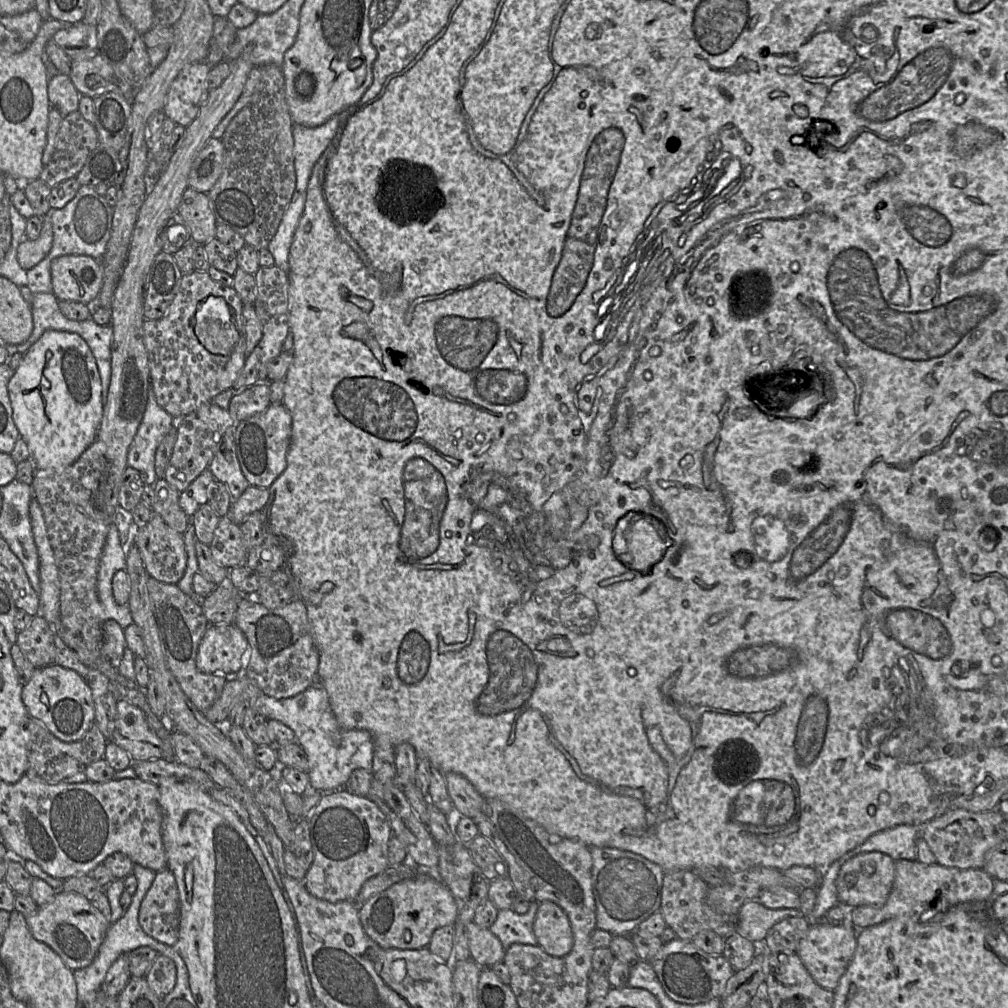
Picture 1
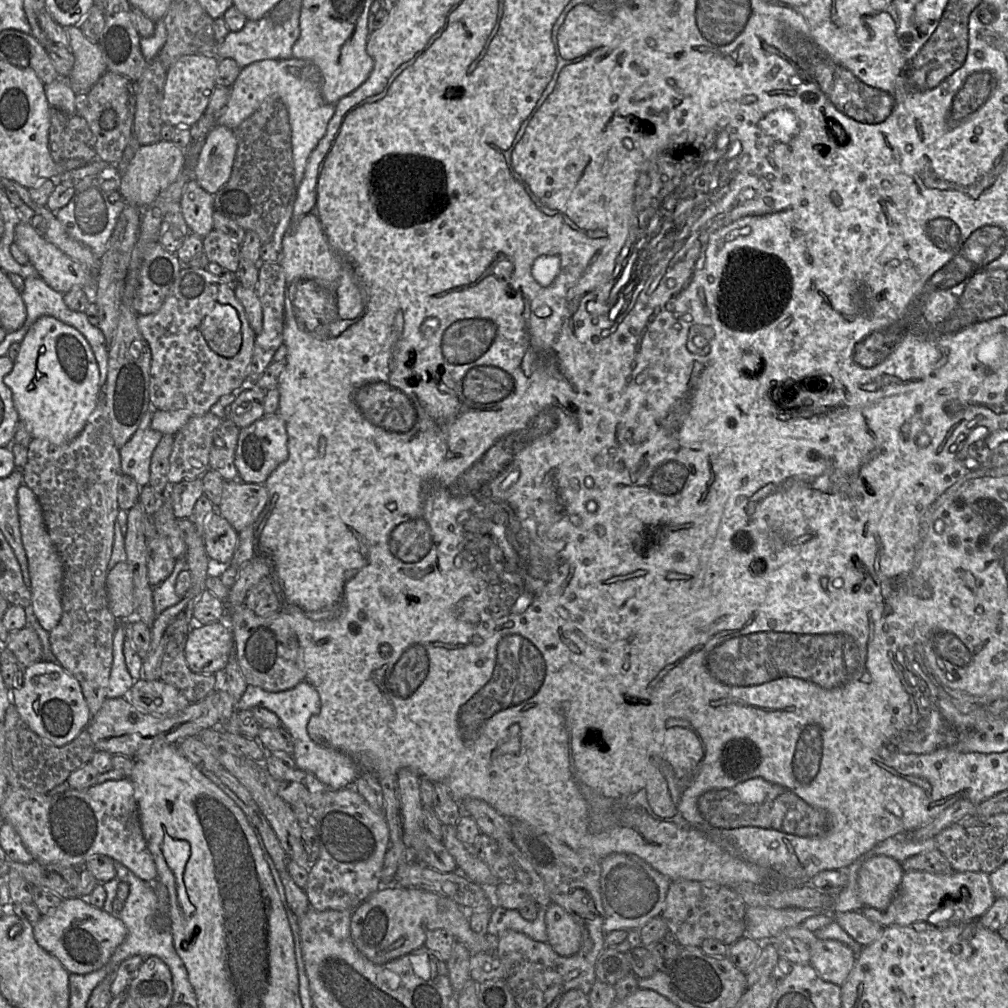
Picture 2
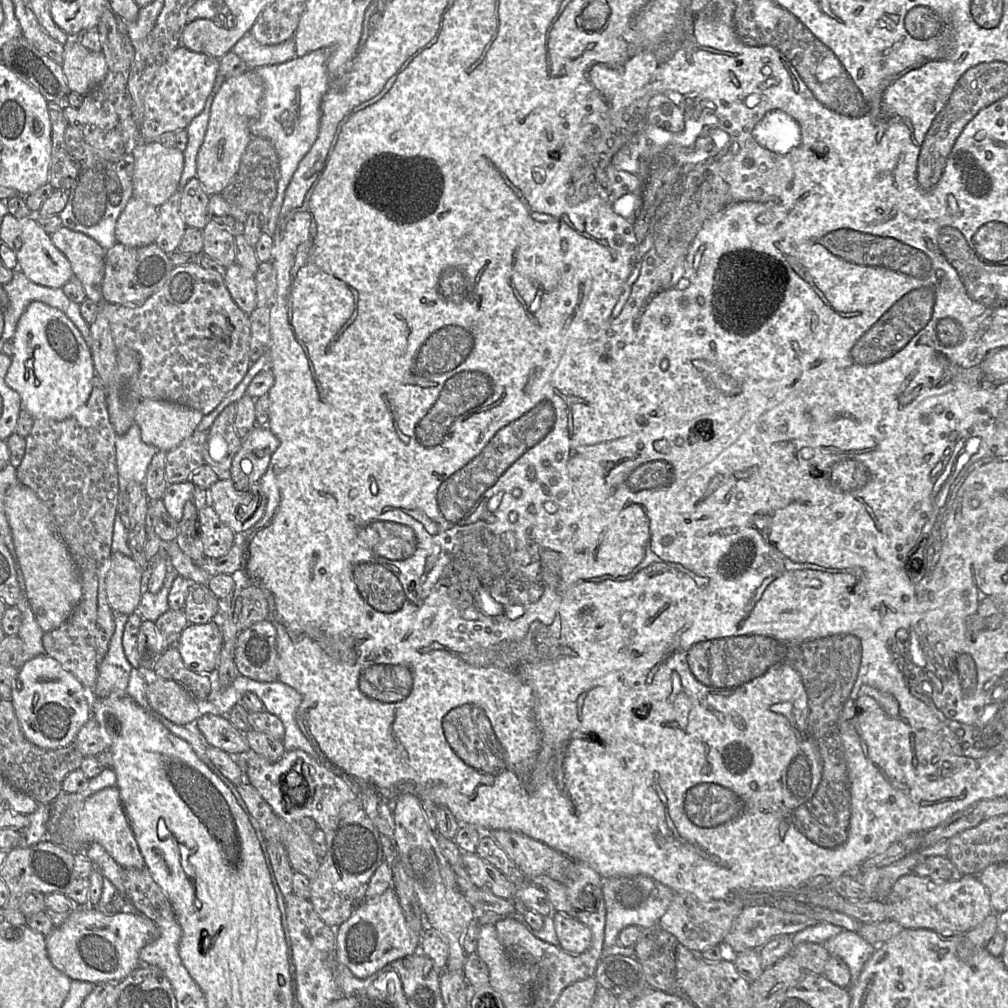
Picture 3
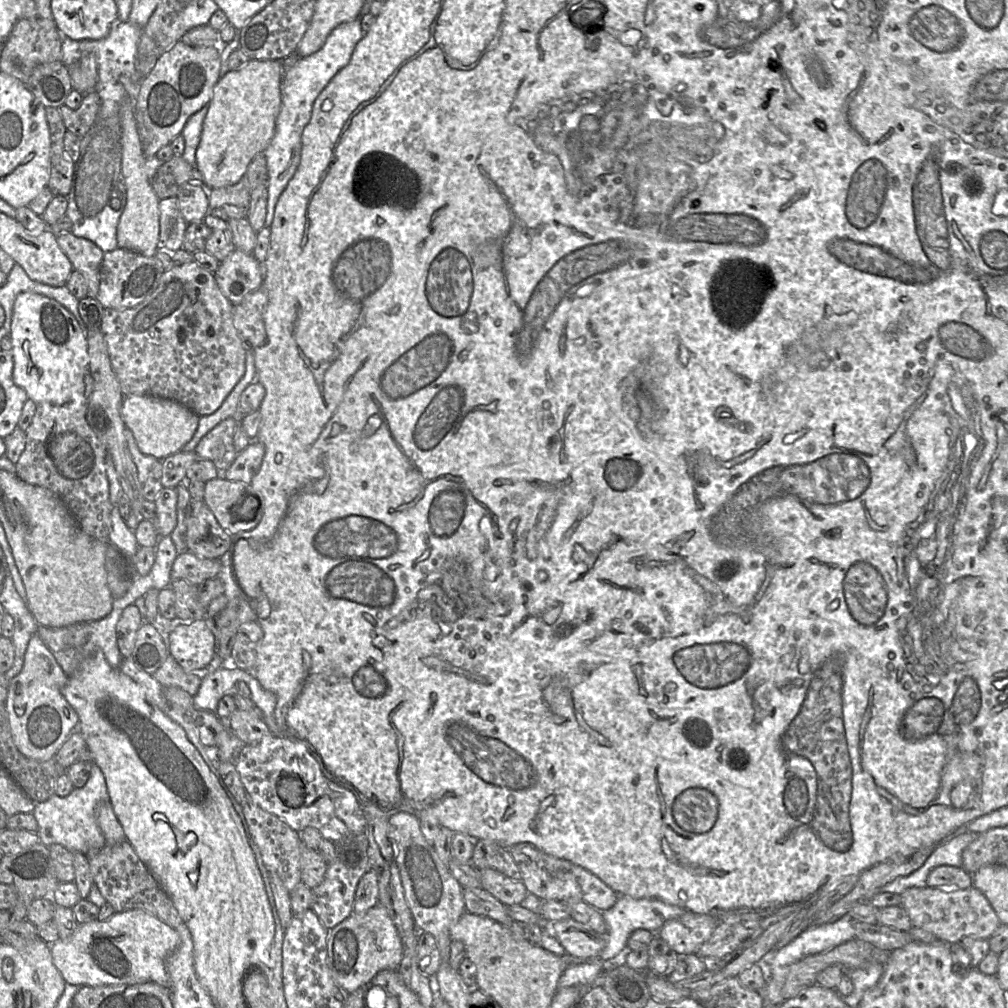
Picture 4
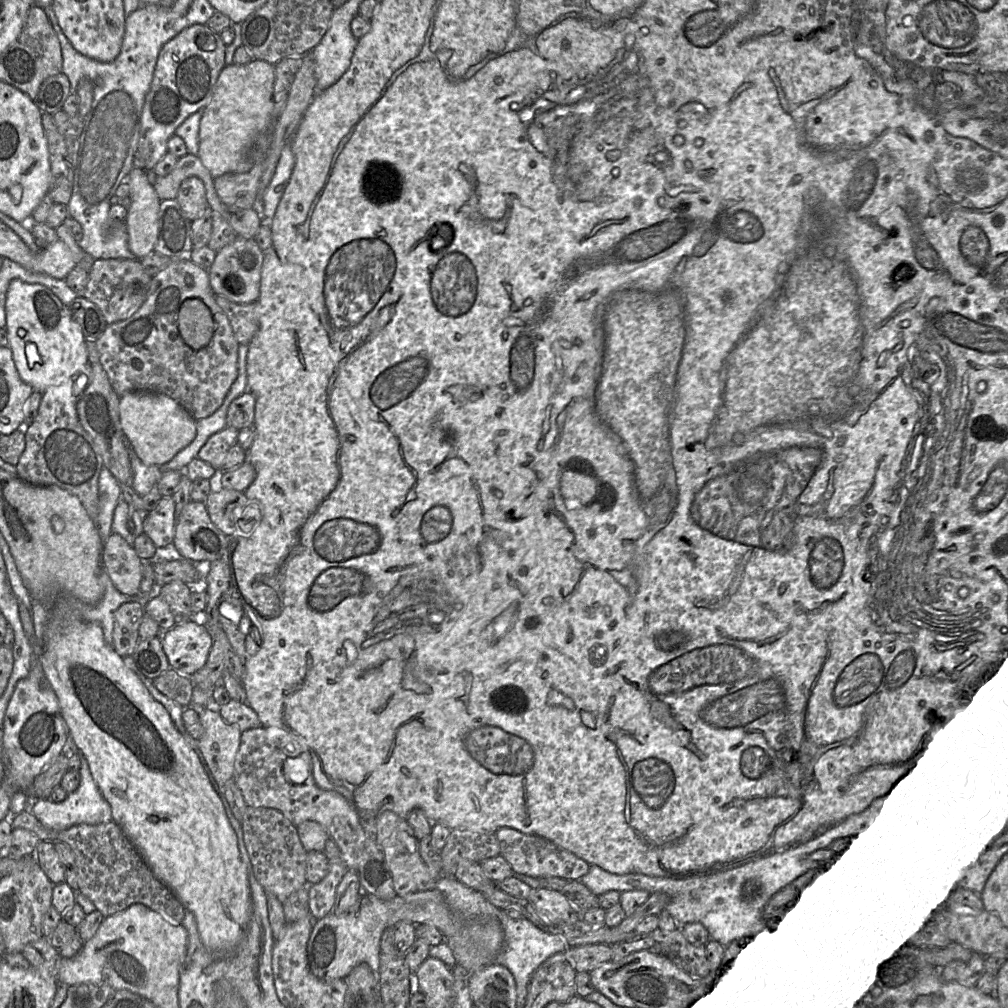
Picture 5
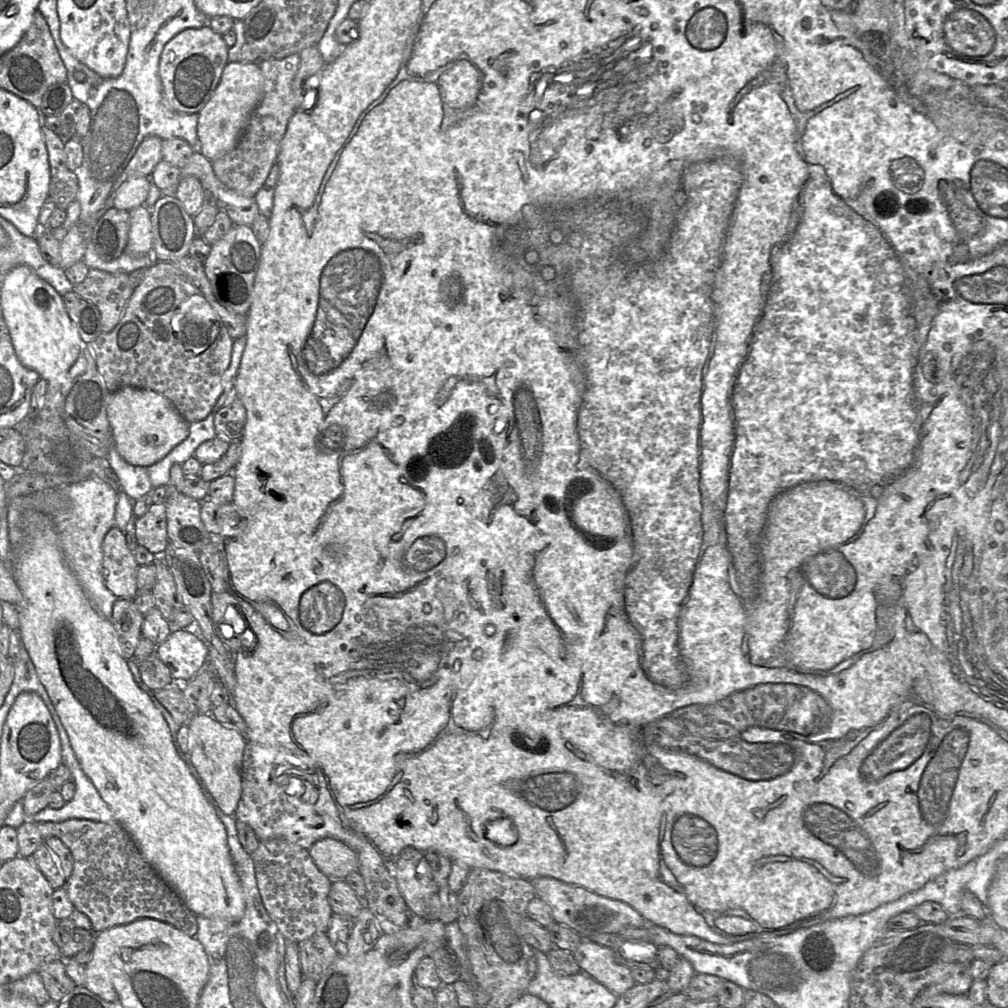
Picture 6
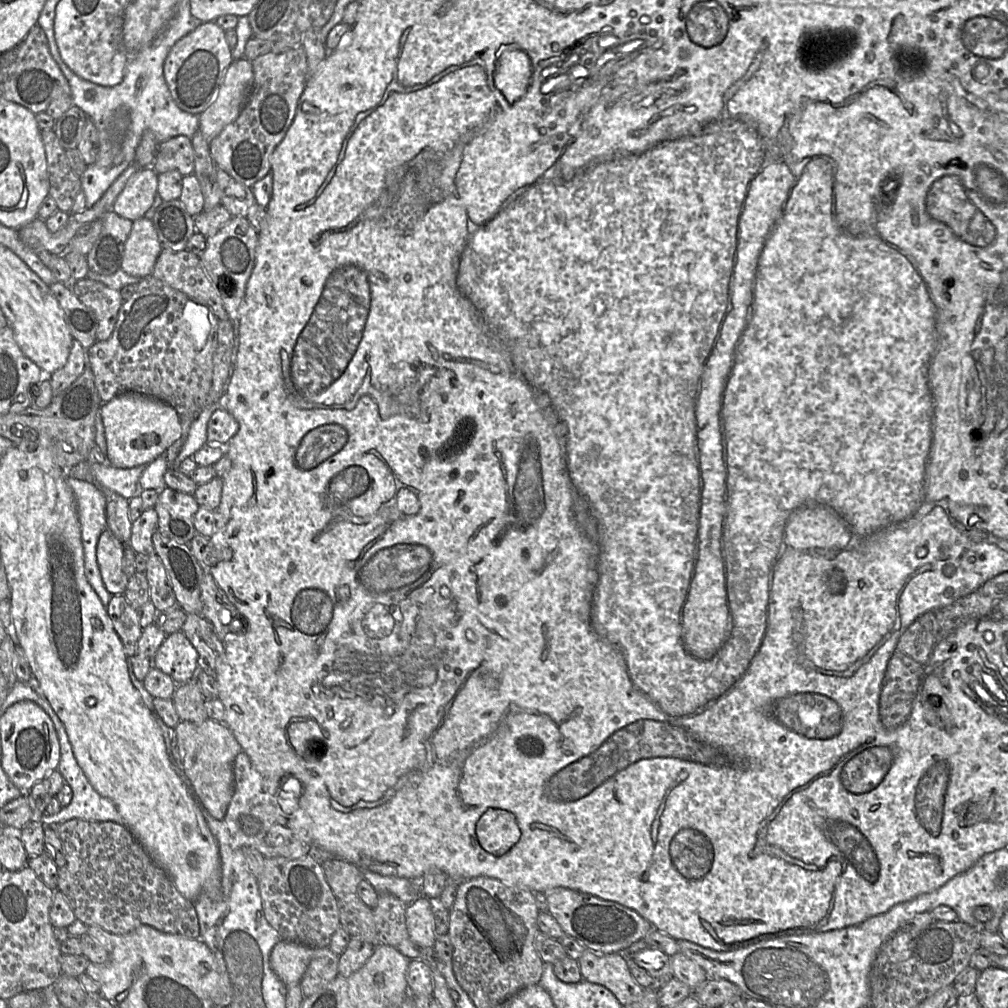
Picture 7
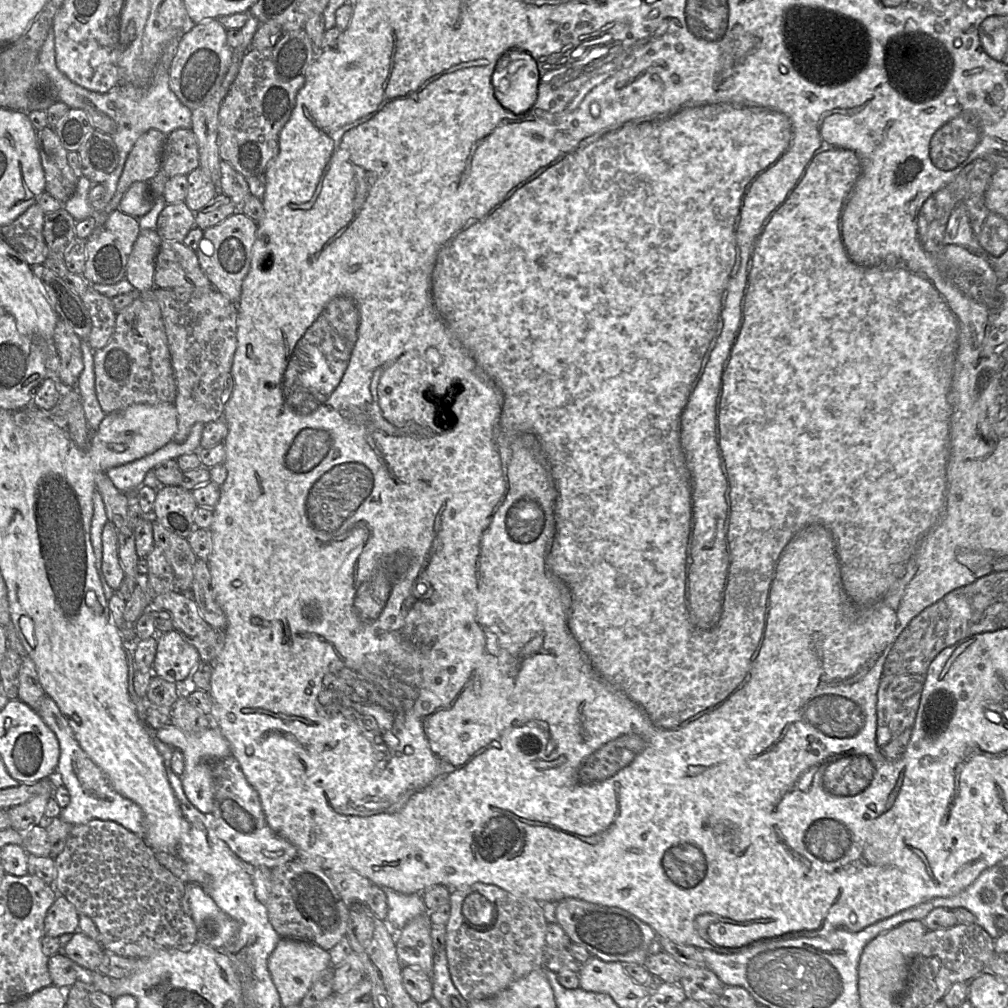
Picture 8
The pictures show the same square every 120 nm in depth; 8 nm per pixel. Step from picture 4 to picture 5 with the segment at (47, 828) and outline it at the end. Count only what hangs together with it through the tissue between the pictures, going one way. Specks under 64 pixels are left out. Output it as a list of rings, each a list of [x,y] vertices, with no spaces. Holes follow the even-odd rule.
[[[68,731],[68,739],[64,753],[66,753],[69,758],[72,754],[77,754],[80,758],[81,784],[79,788],[75,792],[68,794],[67,798],[59,803],[55,803],[50,799],[29,798],[29,811],[46,828],[55,831],[67,830],[79,824],[100,825],[113,822],[111,807],[101,794],[95,780],[93,779],[88,762],[73,742],[70,731]]]

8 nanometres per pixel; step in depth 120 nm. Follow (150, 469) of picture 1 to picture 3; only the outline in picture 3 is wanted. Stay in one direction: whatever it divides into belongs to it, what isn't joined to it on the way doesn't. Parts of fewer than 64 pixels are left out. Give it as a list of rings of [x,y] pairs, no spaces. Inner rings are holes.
[[[136,423],[125,434],[116,434],[115,449],[121,491],[126,491],[129,482],[143,485],[148,466],[158,449],[142,441],[141,430]]]

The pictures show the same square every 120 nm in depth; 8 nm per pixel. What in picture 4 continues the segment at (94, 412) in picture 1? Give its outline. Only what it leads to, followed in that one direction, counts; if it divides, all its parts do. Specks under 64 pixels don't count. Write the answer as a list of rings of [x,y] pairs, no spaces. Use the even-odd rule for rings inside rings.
[[[36,293],[18,294],[14,302],[9,336],[14,359],[12,379],[26,391],[28,398],[36,403],[45,401],[72,407],[75,402],[81,402],[81,399],[88,396],[84,383],[84,376],[89,371],[87,337],[74,315],[59,302]]]

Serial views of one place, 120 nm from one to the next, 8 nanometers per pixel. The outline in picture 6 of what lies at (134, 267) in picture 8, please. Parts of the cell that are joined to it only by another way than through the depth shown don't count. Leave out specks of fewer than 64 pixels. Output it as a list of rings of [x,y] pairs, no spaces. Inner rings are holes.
[[[142,205],[129,211],[130,229],[126,253],[131,256],[152,254],[153,232],[150,208]]]

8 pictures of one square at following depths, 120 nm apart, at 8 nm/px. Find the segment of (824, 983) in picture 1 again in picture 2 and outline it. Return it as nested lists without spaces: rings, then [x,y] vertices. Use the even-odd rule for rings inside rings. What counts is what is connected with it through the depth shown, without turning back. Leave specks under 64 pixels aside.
[[[817,939],[811,948],[810,964],[823,980],[842,986],[856,958],[853,950],[843,942]]]

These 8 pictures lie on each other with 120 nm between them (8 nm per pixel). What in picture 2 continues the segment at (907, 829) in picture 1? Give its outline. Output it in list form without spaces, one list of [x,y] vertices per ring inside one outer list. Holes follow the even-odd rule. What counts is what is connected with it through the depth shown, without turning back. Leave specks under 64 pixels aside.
[[[895,836],[878,843],[868,852],[864,853],[864,855],[866,861],[874,856],[884,855],[902,863],[910,857],[936,848],[935,838],[913,842],[905,839],[903,836]]]

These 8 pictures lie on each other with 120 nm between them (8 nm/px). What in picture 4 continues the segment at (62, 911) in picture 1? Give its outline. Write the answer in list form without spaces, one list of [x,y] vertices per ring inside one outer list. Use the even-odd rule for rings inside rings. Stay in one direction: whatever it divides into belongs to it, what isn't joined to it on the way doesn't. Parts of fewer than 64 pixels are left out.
[[[131,909],[106,921],[80,924],[67,940],[50,945],[53,963],[67,984],[74,986],[133,985],[153,982],[169,989],[166,960],[179,942],[178,932],[150,913]]]

